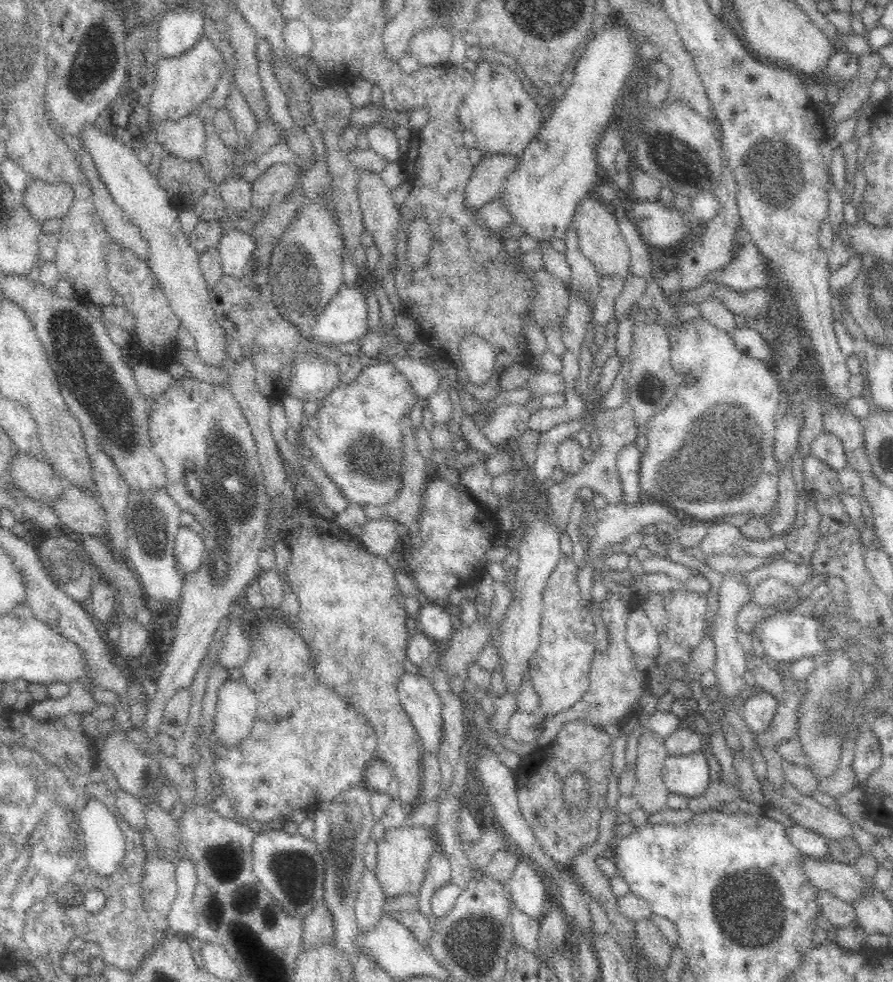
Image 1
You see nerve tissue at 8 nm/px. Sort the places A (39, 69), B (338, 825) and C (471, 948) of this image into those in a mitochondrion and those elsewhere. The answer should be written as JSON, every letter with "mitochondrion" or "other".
{"A":"other","B":"mitochondrion","C":"mitochondrion"}

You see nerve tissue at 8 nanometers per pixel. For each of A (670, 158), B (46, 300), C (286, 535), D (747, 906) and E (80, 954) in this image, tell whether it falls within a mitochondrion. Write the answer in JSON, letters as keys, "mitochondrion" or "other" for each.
{"A":"mitochondrion","B":"other","C":"other","D":"mitochondrion","E":"other"}

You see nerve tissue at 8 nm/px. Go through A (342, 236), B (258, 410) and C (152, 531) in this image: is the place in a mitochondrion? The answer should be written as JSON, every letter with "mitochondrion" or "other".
{"A":"other","B":"other","C":"mitochondrion"}

